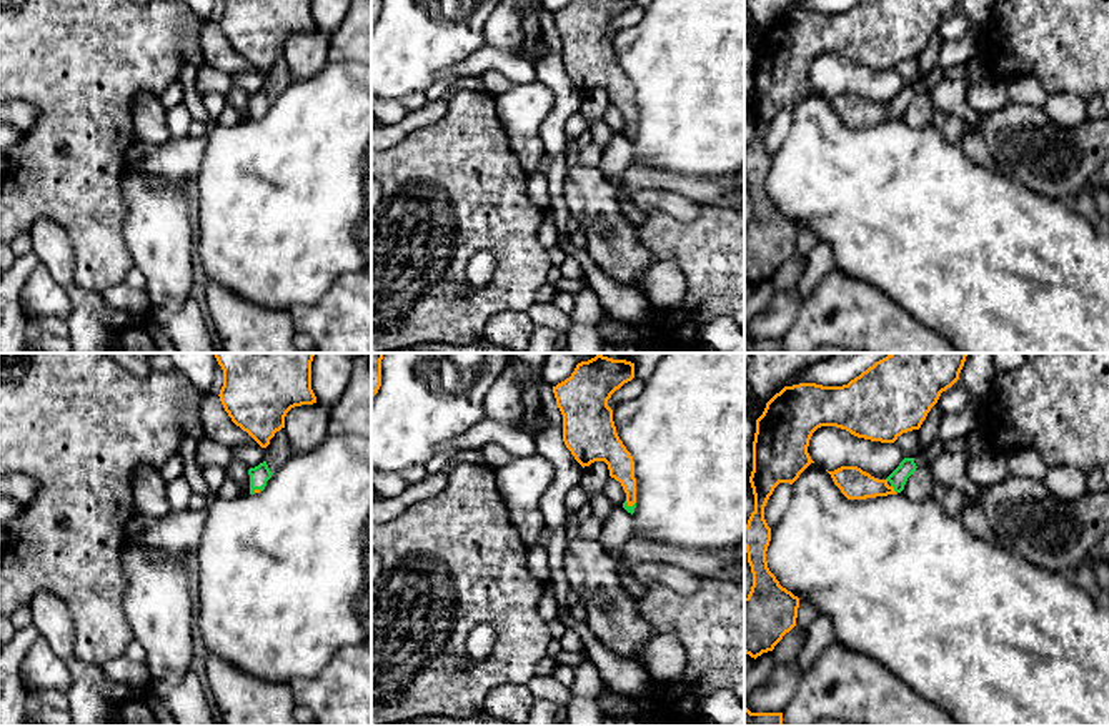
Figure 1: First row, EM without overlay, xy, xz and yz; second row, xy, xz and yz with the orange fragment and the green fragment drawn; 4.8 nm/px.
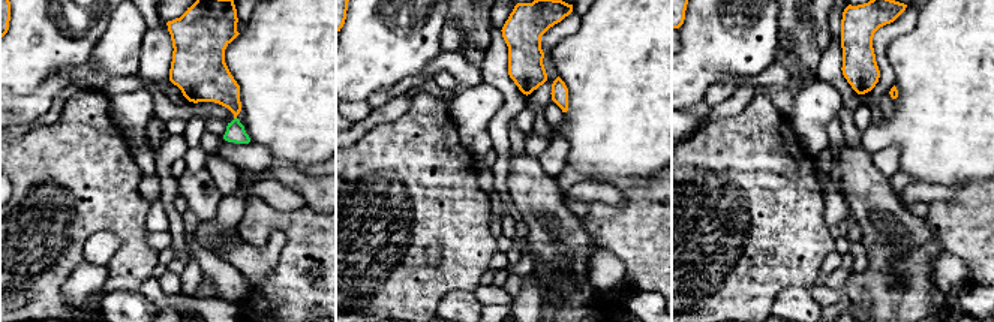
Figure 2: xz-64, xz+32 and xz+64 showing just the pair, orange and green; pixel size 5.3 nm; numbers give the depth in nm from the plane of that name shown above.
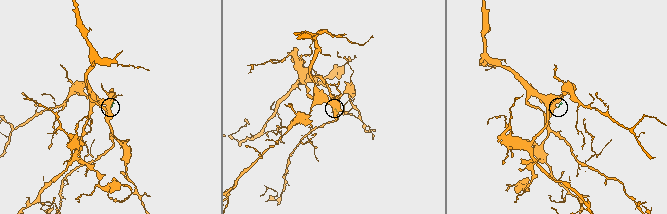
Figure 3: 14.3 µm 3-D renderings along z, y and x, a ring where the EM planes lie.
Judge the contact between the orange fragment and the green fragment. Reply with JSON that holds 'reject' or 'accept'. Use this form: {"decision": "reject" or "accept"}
{"decision": "accept"}

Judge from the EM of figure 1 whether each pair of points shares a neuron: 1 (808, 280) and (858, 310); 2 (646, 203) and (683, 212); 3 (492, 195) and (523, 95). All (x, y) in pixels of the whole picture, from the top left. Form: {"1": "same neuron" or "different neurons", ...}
{"1": "different neurons", "2": "same neuron", "3": "different neurons"}

